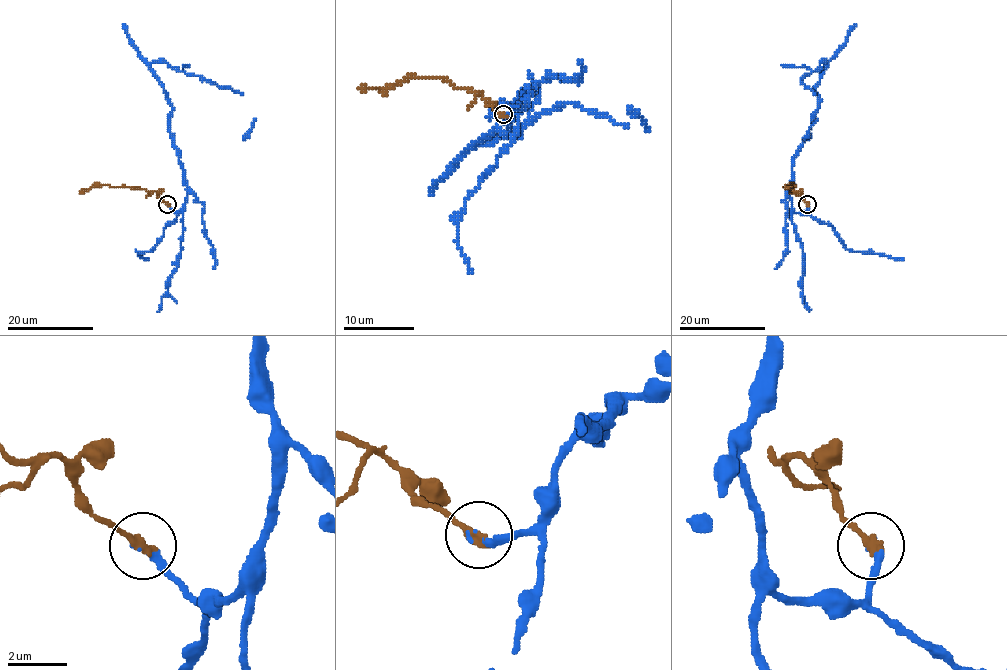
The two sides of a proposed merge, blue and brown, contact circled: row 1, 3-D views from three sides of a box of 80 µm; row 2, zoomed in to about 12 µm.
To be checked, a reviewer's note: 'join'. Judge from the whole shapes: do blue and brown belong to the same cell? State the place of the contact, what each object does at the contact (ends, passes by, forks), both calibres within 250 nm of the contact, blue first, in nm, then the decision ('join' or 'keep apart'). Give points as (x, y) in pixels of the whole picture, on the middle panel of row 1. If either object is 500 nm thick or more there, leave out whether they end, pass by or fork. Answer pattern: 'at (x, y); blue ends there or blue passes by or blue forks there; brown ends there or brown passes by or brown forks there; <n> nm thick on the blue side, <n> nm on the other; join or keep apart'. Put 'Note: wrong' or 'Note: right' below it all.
at (503, 114); blue ends there; brown ends there; 200 nm thick on the blue side, 320 nm on the other; join
Note: right

